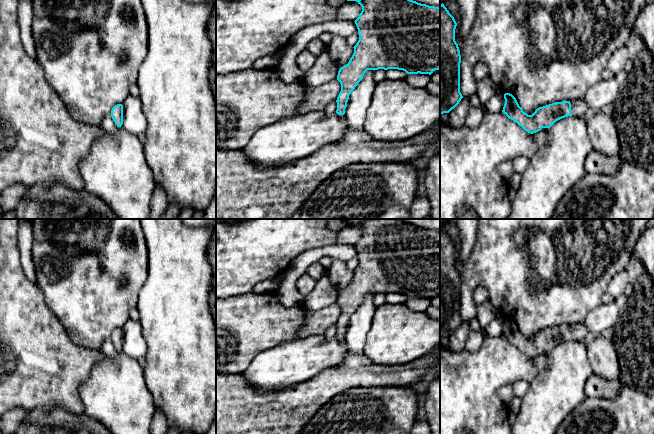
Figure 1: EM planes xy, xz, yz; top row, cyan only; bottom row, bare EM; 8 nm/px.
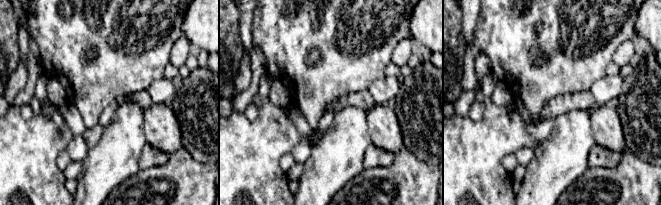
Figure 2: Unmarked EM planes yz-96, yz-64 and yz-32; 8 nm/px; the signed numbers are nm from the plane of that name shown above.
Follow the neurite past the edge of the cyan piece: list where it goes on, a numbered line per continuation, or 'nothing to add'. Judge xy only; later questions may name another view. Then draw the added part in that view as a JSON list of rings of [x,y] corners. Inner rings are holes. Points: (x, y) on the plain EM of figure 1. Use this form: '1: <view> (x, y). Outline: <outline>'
nothing to add

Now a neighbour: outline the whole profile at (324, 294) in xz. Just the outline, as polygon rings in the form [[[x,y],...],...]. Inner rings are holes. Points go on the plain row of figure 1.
[[[327,269],[324,270],[313,291],[305,296],[304,305],[313,311],[322,309],[337,302],[339,292],[334,287],[328,276]]]

